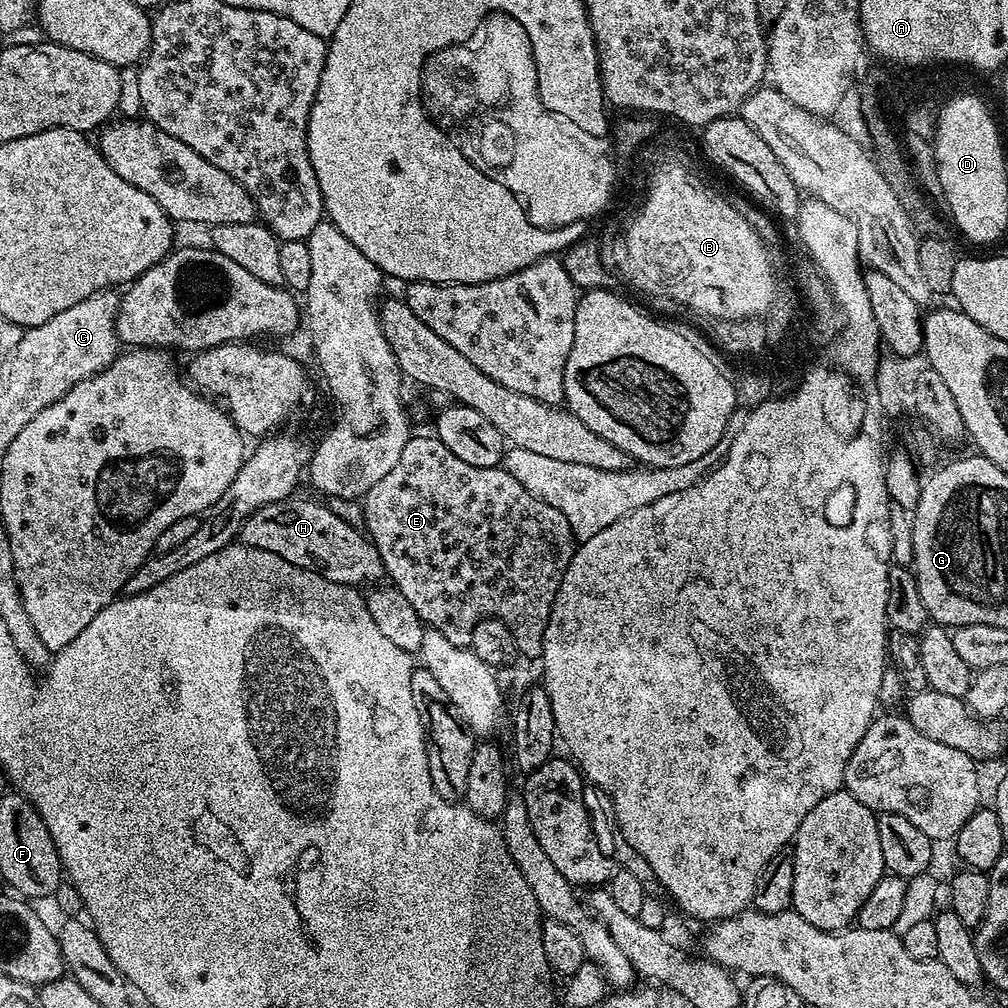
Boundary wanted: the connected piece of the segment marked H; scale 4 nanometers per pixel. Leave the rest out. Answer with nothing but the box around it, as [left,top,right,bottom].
[239,494,386,589]

